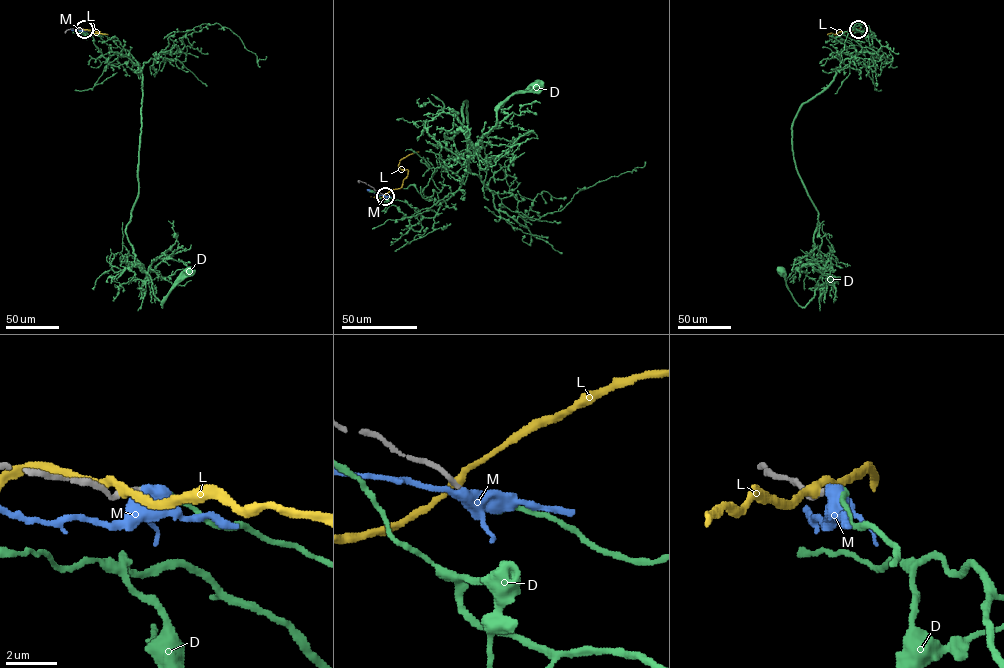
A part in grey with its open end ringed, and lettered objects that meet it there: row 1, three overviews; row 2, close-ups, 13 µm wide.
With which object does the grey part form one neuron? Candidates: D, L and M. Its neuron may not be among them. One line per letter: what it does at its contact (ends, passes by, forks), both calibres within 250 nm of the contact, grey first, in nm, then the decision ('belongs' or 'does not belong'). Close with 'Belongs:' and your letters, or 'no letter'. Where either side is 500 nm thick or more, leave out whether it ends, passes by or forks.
D: it ends | 200/160 nm | belongs
L: it passes by | 280/320 nm | does not belong
M: it forks | 240/480 nm | does not belong
Belongs: D

